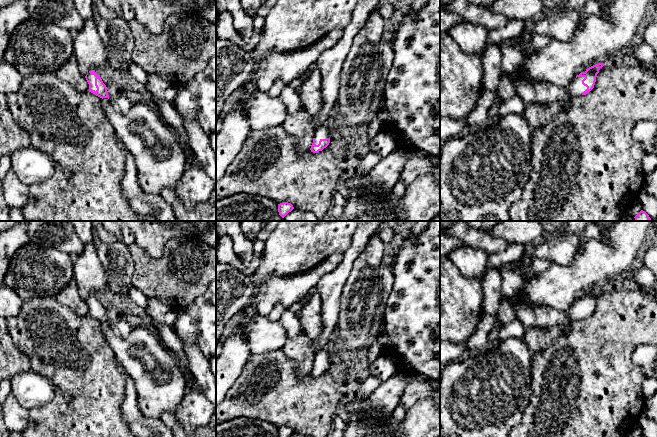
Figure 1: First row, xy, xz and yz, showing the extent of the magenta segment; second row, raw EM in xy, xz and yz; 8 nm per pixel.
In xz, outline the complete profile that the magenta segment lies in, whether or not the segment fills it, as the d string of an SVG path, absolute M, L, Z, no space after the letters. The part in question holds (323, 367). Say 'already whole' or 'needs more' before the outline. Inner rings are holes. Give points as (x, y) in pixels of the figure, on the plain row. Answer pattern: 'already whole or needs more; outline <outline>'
needs more; outline M321 349L315 353L315 359L310 374L313 377L318 377L326 372L329 367L330 362L328 352L325 349Z

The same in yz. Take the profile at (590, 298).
needs more; outline M603 287L595 288L577 299L567 312L570 322L577 322L589 317L594 312L597 298L604 289Z

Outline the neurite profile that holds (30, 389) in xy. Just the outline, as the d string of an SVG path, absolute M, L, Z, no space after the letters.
M31 369L13 377L11 383L13 395L27 410L43 406L54 397L51 381Z

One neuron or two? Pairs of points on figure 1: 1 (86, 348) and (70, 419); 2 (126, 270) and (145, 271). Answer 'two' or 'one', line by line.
1: one
2: two

